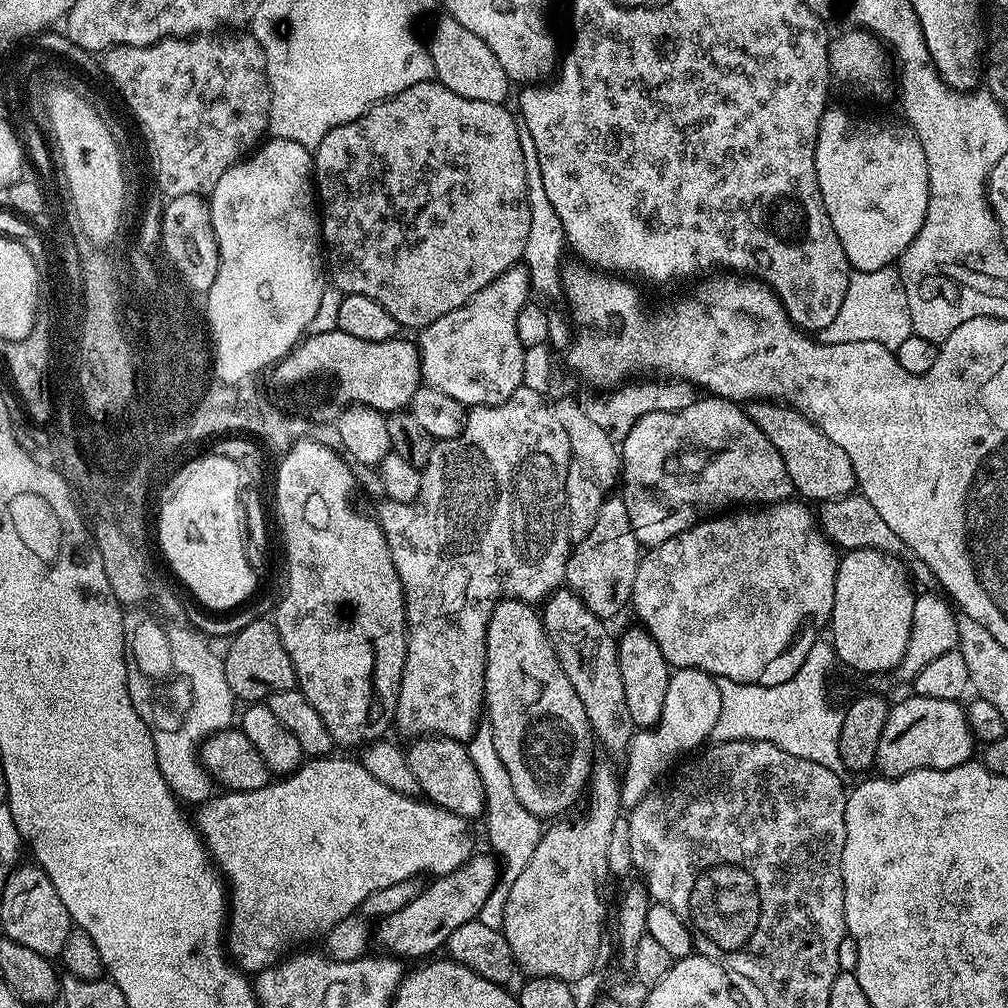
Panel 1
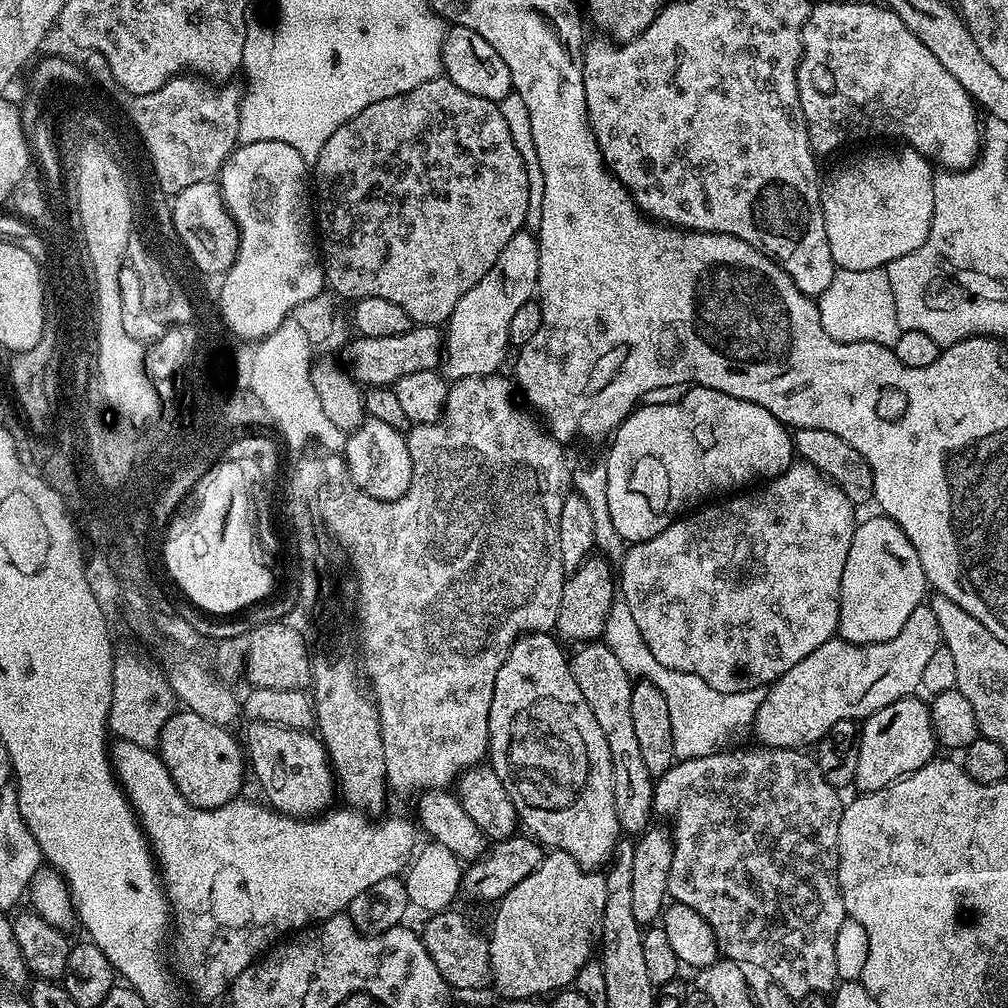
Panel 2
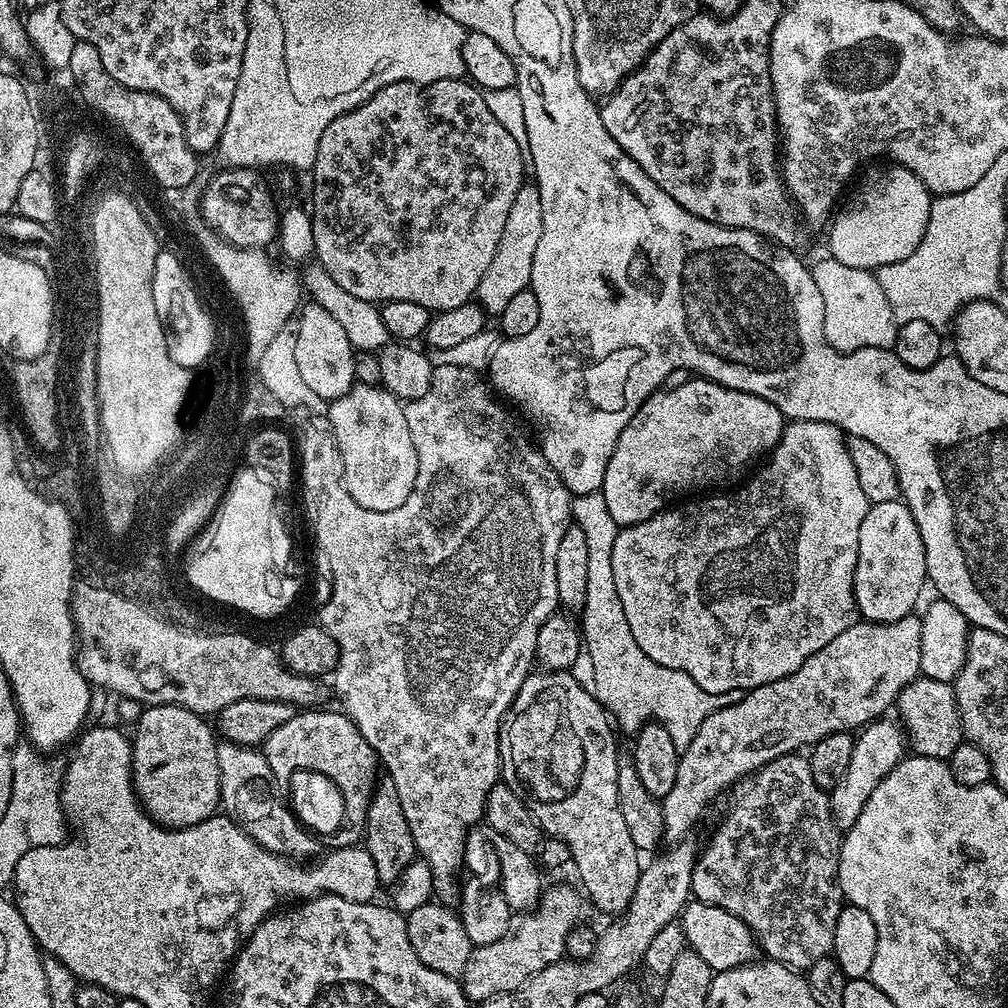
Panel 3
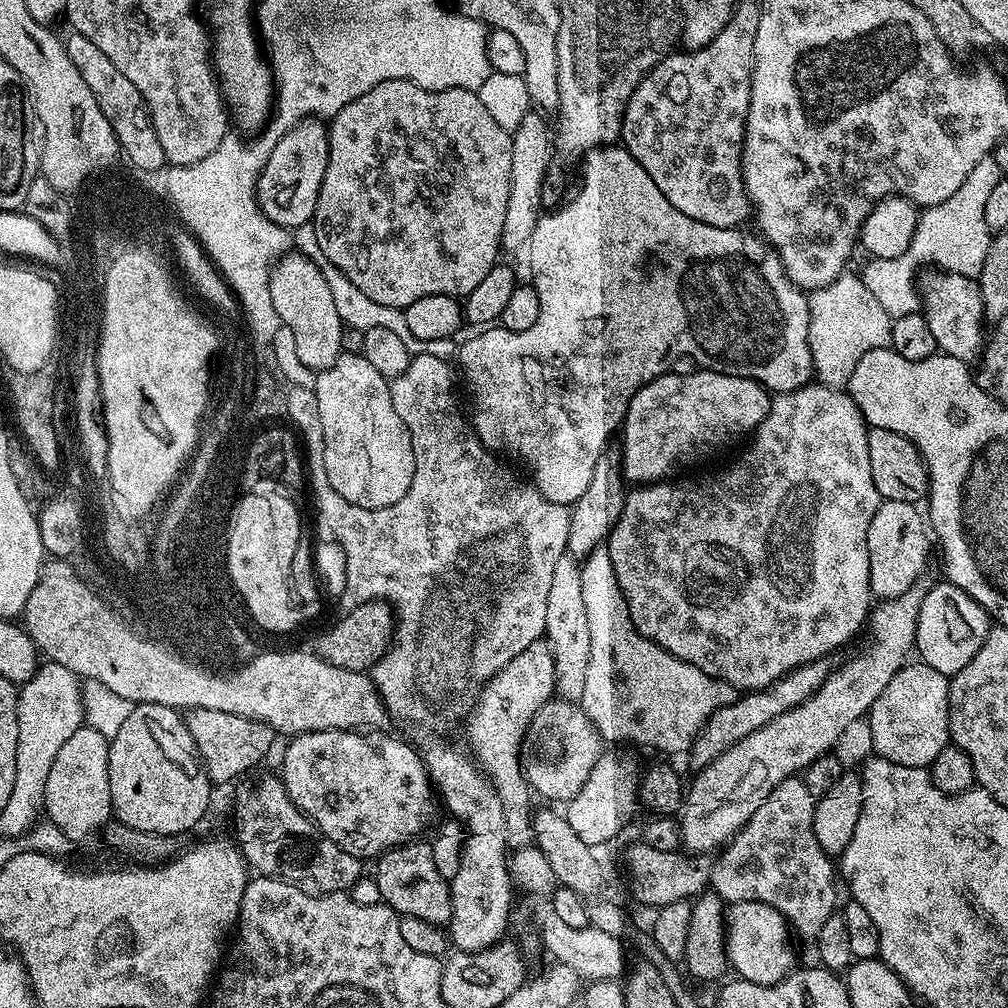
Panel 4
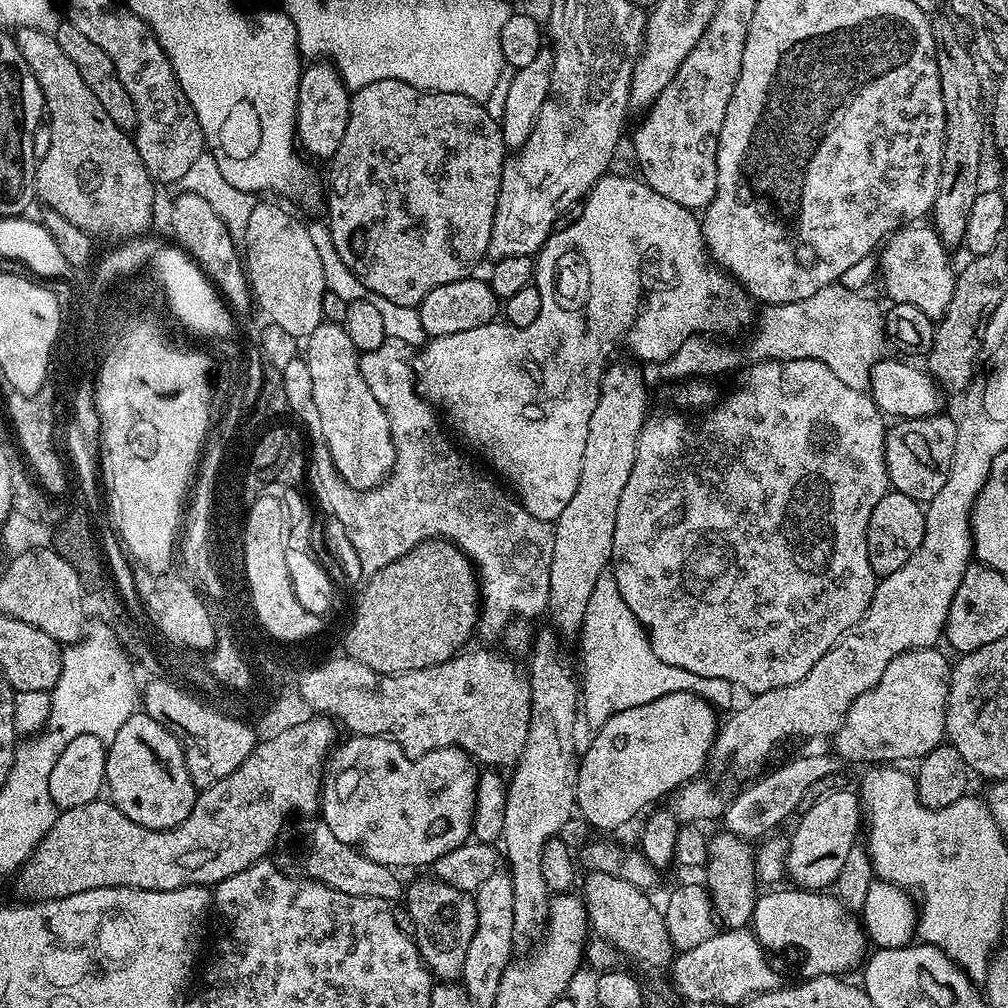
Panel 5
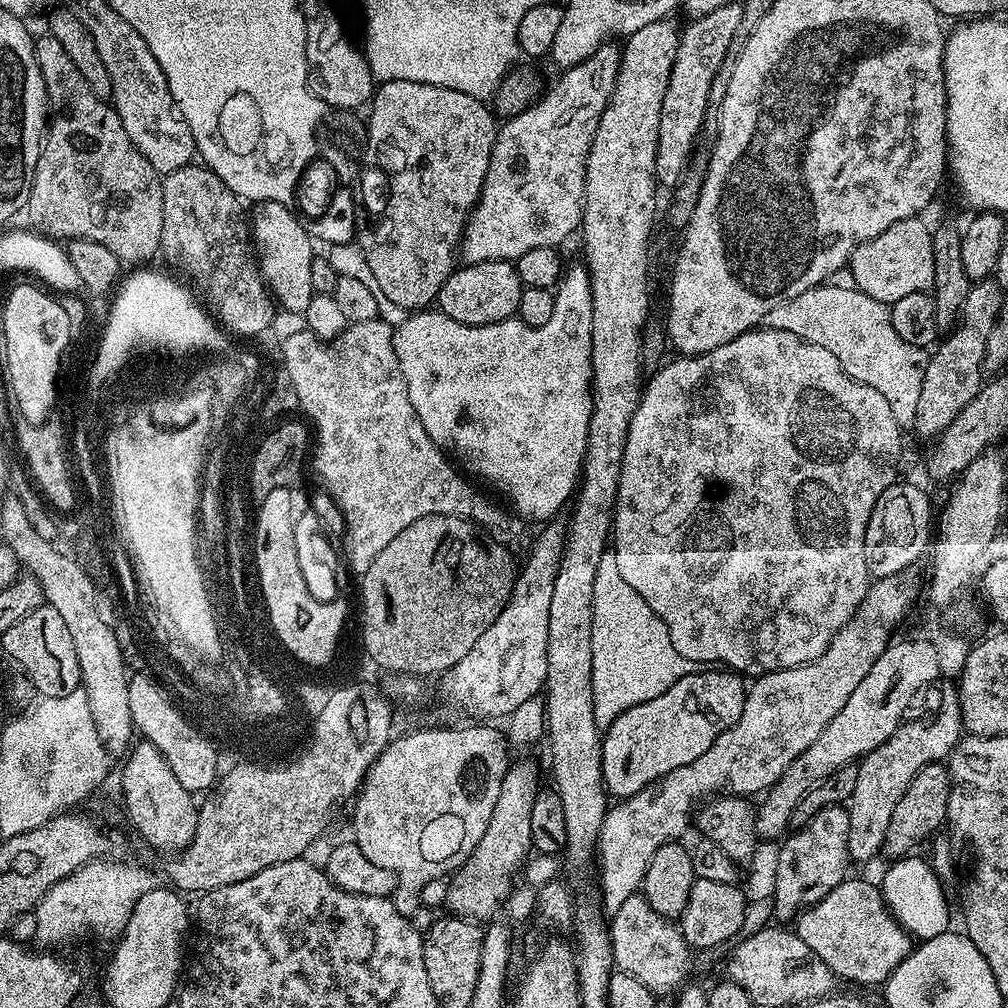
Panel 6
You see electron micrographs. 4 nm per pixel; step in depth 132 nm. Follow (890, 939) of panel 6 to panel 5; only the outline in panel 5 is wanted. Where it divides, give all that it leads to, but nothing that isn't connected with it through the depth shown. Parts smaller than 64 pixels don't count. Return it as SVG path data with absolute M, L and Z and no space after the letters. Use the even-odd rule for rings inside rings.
M795 886L777 887L757 895L750 930L769 953L797 948L804 955L804 976L840 976L865 959L865 931L861 921L835 895Z

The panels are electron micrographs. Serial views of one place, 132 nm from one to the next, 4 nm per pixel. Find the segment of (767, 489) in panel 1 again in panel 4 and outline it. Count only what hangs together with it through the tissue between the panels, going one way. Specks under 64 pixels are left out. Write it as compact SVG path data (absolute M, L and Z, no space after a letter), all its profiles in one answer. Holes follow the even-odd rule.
M669 370L663 376L654 378L646 386L642 386L638 390L638 394L634 394L634 398L630 398L630 406L624 415L624 422L622 425L622 433L624 432L624 456L619 457L620 467L624 473L625 481L629 485L639 486L642 484L654 484L665 478L673 475L679 464L684 464L687 460L692 460L695 456L708 456L711 452L716 452L719 448L724 448L727 444L735 442L739 436L747 437L749 434L755 432L756 427L762 422L762 418L766 418L766 414L772 405L772 396L764 385L754 382L750 378L742 378L734 374L722 374L721 372L710 372L707 370L692 370L696 372L676 372L680 370Z

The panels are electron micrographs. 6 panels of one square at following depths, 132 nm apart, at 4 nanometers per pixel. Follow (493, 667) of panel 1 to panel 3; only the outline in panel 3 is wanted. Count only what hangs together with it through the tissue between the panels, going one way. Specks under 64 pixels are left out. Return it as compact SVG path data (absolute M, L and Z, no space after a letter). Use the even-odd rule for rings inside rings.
M551 670L533 671L522 682L518 694L514 698L508 715L500 730L500 771L503 783L518 794L518 798L524 800L524 805L530 810L530 814L540 824L541 833L547 834L553 840L566 842L566 846L572 855L571 863L576 864L576 872L580 875L579 883L586 893L591 907L600 912L605 912L608 918L616 918L621 912L625 912L630 906L630 898L634 898L634 888L638 886L638 878L642 867L642 852L636 848L634 841L630 838L629 827L622 818L621 807L618 802L618 772L621 764L621 757L616 757L616 736L613 721L610 719L604 707L596 701L595 695L587 687L584 688L572 677L571 671L553 672Z

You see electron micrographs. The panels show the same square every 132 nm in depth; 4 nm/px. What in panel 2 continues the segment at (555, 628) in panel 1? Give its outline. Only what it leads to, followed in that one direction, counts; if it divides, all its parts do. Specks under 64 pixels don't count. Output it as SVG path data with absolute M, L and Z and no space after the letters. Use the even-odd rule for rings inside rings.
M589 642L581 645L569 659L571 674L578 683L586 704L598 721L602 734L606 736L612 764L612 789L614 790L615 814L618 816L621 831L628 836L638 836L645 831L652 818L652 796L654 778L643 764L639 753L638 738L635 737L634 720L630 711L632 678L619 665L618 658L602 642Z

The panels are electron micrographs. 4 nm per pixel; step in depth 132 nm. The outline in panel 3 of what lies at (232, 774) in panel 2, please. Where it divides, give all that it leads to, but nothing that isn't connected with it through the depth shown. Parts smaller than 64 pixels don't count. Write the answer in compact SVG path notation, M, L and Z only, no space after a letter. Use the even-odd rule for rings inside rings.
M154 704L145 707L140 713L140 719L135 725L136 736L132 740L132 784L136 787L136 795L139 796L144 811L156 821L157 824L164 825L165 828L189 828L198 822L208 820L221 807L222 793L220 790L220 771L218 770L218 743L217 733L207 724L205 717L199 712L192 712L189 708L183 708L177 704Z

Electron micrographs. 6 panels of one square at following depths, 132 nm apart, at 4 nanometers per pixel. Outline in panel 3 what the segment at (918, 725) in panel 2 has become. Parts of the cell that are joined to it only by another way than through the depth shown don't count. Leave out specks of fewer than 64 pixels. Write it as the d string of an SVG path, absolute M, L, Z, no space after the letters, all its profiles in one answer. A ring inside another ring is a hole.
M881 718L864 725L854 739L854 755L850 758L850 767L838 781L838 786L830 790L830 810L836 827L841 830L855 828L861 823L866 798L874 794L878 782L882 782L882 778L886 778L886 774L890 774L890 770L894 770L894 766L898 766L898 762L906 755L906 733L895 719L888 719Z

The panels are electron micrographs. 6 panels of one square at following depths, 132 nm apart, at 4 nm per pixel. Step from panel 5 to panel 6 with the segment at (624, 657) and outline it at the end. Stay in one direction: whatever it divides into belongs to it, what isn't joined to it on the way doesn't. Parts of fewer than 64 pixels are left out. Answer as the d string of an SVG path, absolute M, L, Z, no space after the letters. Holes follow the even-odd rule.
M605 550L602 558L598 562L598 574L594 574L594 622L592 623L592 685L594 686L594 722L601 730L608 729L616 718L623 711L630 710L631 707L638 706L639 703L648 702L652 698L657 698L658 694L666 694L666 690L670 690L670 686L674 686L674 682L678 682L678 678L682 678L686 674L697 671L698 666L690 658L682 658L682 654L678 654L678 650L674 650L674 642L670 642L670 634L667 626L662 622L662 618L658 618L658 614L654 614L654 610L650 610L650 606L646 606L646 602L642 598L642 594L638 594L638 590L632 589L622 578L621 572L618 570L618 558L610 550Z

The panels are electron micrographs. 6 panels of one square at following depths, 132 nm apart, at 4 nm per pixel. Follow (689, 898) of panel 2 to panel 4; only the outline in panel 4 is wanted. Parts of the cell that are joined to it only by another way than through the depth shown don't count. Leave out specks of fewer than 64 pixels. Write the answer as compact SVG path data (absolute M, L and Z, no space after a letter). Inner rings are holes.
M799 775L783 780L775 790L754 810L754 814L741 826L739 832L728 840L726 847L715 857L710 881L711 891L716 892L729 905L738 902L766 902L766 906L774 906L784 915L791 931L797 937L808 942L815 941L818 930L826 926L826 922L837 911L836 880L838 884L838 868L833 857L818 846L818 838L814 838L814 810L817 797L806 790L806 782Z

